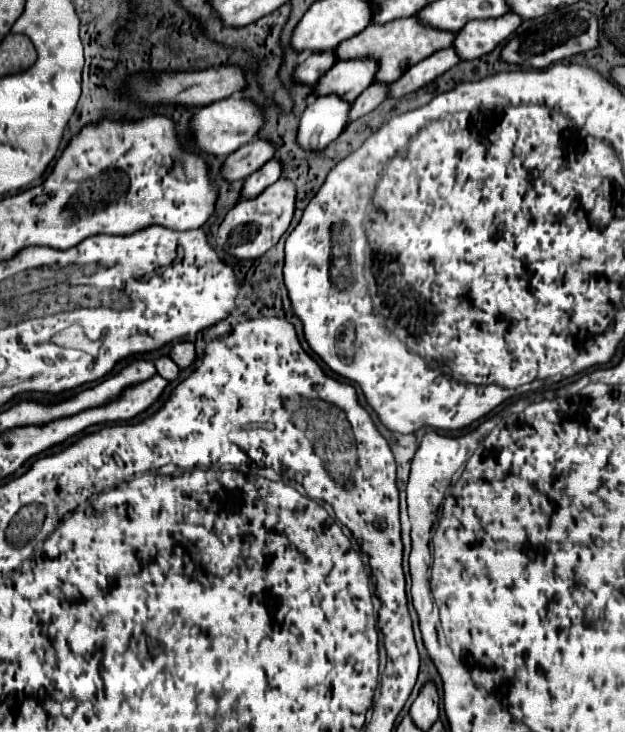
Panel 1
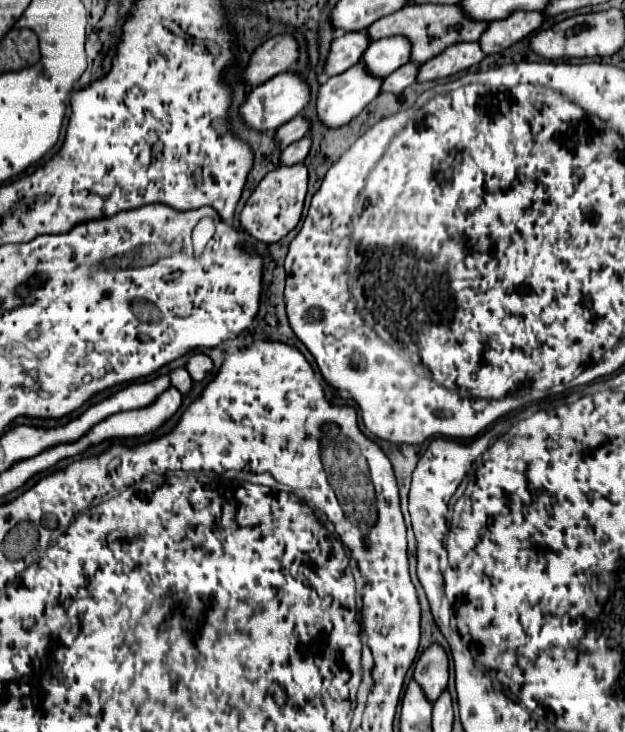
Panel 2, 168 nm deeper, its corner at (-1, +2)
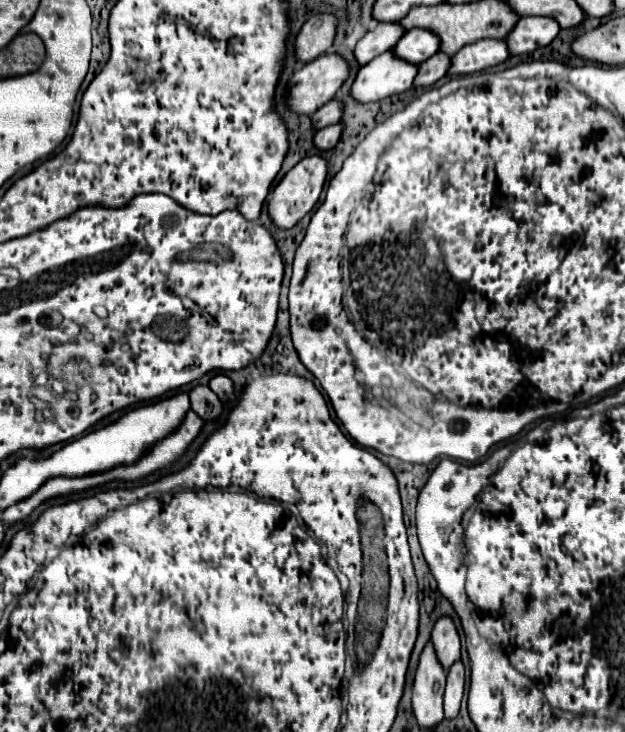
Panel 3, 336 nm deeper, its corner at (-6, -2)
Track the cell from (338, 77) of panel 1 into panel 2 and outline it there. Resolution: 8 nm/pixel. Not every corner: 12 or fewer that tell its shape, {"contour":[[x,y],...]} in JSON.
{"contour":[[403,37],[377,39],[361,61],[375,77],[387,77],[411,59]]}

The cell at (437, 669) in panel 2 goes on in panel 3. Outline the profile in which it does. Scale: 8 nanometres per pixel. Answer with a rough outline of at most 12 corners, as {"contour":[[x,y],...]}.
{"contour":[[442,617],[432,645],[442,669],[460,659],[460,637],[452,619]]}

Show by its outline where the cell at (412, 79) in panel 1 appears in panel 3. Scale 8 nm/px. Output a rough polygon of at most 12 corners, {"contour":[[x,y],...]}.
{"contour":[[482,39],[450,57],[448,75],[468,75],[508,59],[506,43]]}

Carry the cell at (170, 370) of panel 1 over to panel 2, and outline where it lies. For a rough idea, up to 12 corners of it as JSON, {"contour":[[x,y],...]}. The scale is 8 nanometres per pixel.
{"contour":[[187,369],[171,371],[171,383],[183,393],[191,391]]}

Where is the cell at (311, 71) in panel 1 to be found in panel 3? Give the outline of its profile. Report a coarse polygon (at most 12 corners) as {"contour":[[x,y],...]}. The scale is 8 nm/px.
{"contour":[[378,23],[358,39],[354,59],[370,63],[402,37],[398,23]]}

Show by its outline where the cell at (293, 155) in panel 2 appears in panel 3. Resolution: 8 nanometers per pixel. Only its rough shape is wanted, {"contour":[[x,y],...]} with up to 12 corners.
{"contour":[[340,123],[316,131],[314,147],[328,151],[340,139]]}

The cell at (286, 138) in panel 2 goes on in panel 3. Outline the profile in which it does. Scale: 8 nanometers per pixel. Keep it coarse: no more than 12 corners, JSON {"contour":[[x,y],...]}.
{"contour":[[328,101],[312,115],[316,131],[338,123],[338,101]]}

